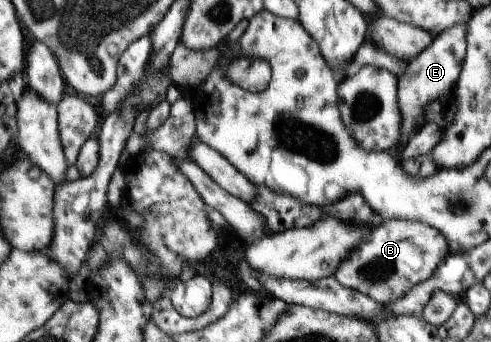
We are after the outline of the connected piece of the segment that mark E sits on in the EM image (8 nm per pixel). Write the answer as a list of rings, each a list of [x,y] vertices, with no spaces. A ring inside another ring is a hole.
[[[458,23],[450,29],[444,29],[432,38],[430,45],[416,57],[407,61],[406,71],[397,78],[397,104],[400,111],[399,143],[406,145],[424,123],[426,105],[438,101],[453,89],[465,56],[466,23]]]

